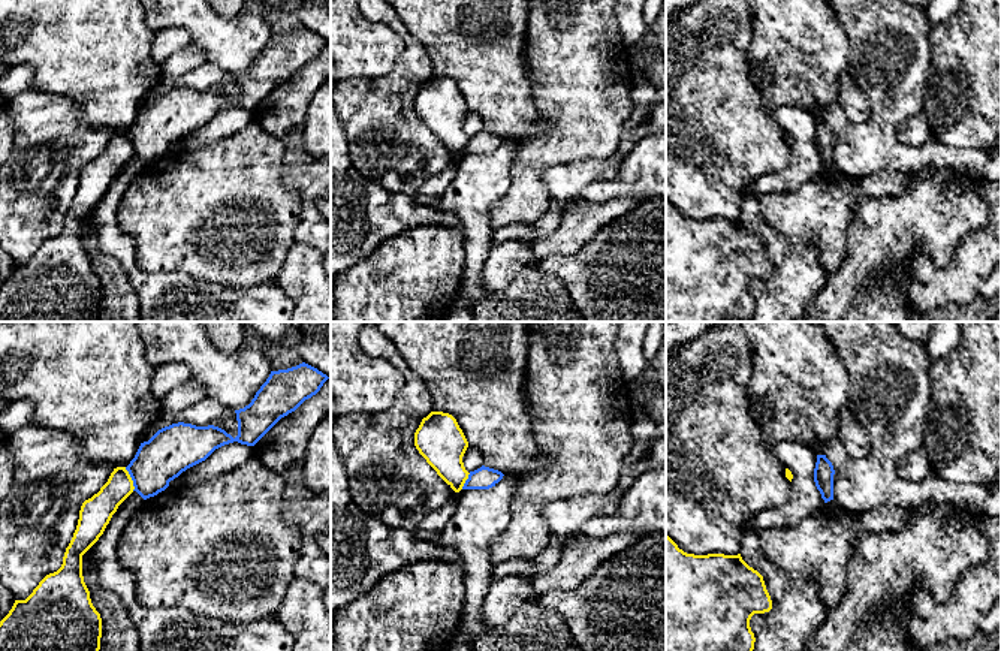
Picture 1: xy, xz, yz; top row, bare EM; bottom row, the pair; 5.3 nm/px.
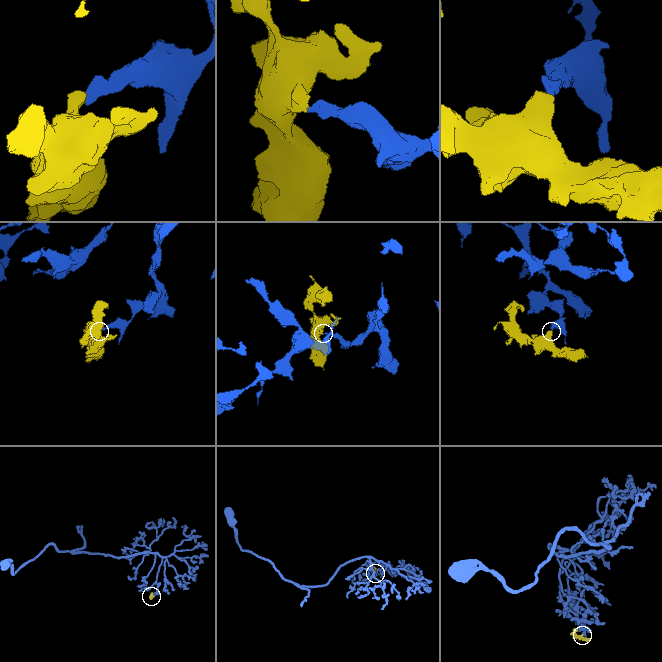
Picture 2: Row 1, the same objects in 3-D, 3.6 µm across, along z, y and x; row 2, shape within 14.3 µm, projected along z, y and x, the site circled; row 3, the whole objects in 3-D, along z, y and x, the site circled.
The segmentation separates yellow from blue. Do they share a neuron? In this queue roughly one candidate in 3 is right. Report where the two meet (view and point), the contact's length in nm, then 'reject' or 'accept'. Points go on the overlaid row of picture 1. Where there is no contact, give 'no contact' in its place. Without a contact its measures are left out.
xy (130, 479) | 140 nm | reject

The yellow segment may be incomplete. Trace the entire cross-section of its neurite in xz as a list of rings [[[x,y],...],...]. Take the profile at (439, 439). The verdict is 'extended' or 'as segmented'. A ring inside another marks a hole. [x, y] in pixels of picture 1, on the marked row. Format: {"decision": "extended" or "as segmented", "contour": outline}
{"decision": "as segmented", "contour": [[[431,412],[414,433],[414,446],[437,474],[459,492],[468,479],[462,456],[468,441],[456,419],[443,412]]]}

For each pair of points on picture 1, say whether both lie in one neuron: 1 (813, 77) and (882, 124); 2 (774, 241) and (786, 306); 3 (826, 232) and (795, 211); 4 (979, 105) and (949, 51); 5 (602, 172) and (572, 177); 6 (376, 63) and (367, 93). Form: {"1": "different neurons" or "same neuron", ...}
{"1": "different neurons", "2": "same neuron", "3": "same neuron", "4": "same neuron", "5": "same neuron", "6": "different neurons"}

